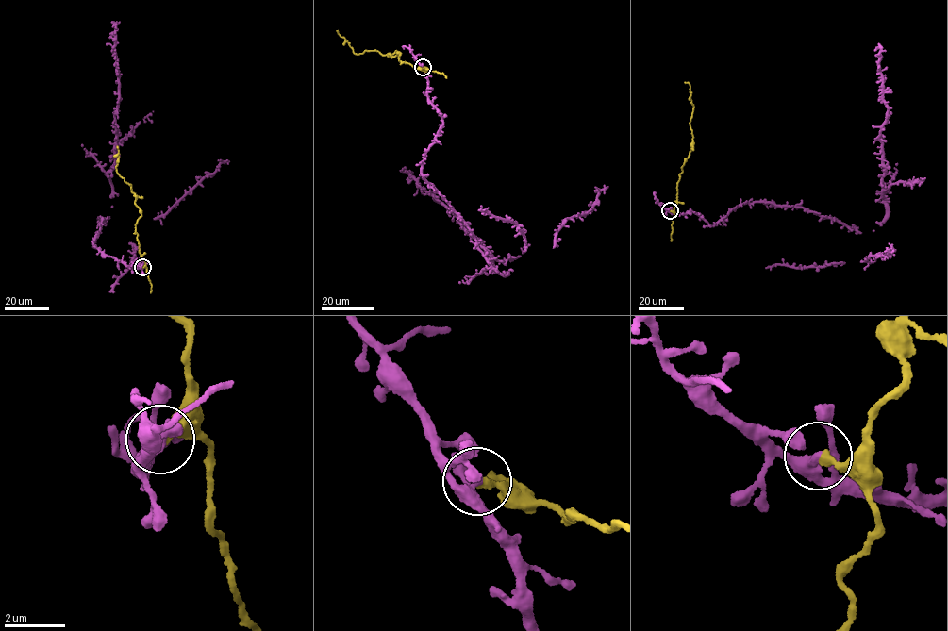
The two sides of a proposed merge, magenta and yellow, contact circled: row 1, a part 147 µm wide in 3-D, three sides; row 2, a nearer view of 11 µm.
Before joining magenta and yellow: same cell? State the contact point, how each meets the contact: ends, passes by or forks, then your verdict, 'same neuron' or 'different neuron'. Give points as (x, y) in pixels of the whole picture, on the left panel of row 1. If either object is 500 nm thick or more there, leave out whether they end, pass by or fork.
at (142, 267); magenta ends there; yellow ends there; different neuron

